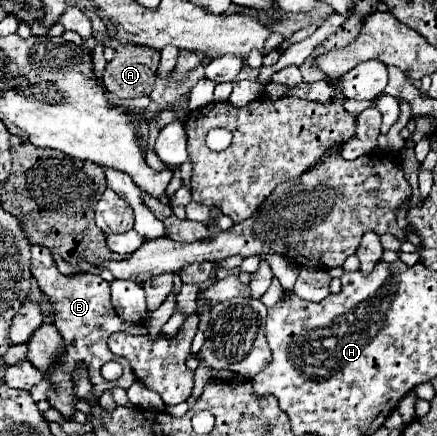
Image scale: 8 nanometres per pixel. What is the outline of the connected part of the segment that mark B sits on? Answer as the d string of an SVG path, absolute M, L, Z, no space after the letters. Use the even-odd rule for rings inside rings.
M32 246L32 276L36 278L42 294L48 296L48 302L52 302L54 306L54 326L60 332L62 340L64 340L64 354L58 360L58 364L54 364L54 368L46 374L48 380L52 382L52 388L48 392L48 404L62 412L62 416L66 420L74 418L76 412L76 404L80 402L78 396L74 396L74 370L78 368L78 364L82 364L88 370L90 376L90 384L94 384L94 400L98 400L106 390L114 388L114 386L122 386L122 388L130 388L136 380L134 376L130 376L130 364L126 358L114 356L106 344L108 336L112 332L128 332L128 334L148 334L144 324L132 324L122 320L110 302L110 290L108 290L108 282L104 282L100 276L96 274L76 274L76 276L64 276L56 270L56 264L52 260L52 254L48 248L44 246ZM116 360L124 366L124 374L122 378L118 378L116 382L108 382L102 378L100 368L102 364Z

